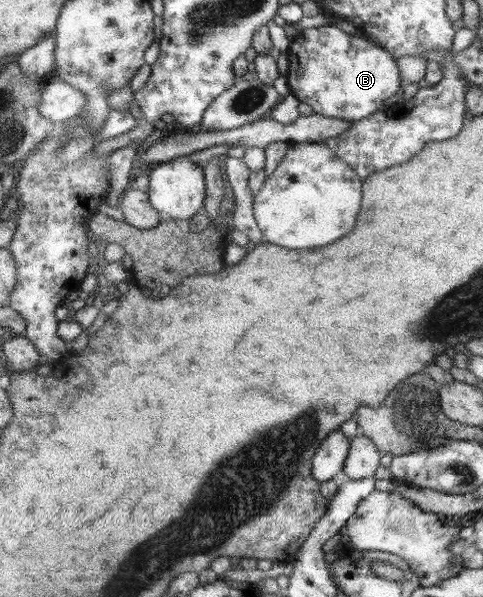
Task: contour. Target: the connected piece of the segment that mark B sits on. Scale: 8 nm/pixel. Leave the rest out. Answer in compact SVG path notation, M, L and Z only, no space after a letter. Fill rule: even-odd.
M327 24L317 28L300 29L286 49L288 70L286 75L290 94L306 103L315 114L354 122L368 118L381 109L384 101L395 93L400 84L400 70L385 51L367 43L365 37L351 37L343 33L343 26Z

